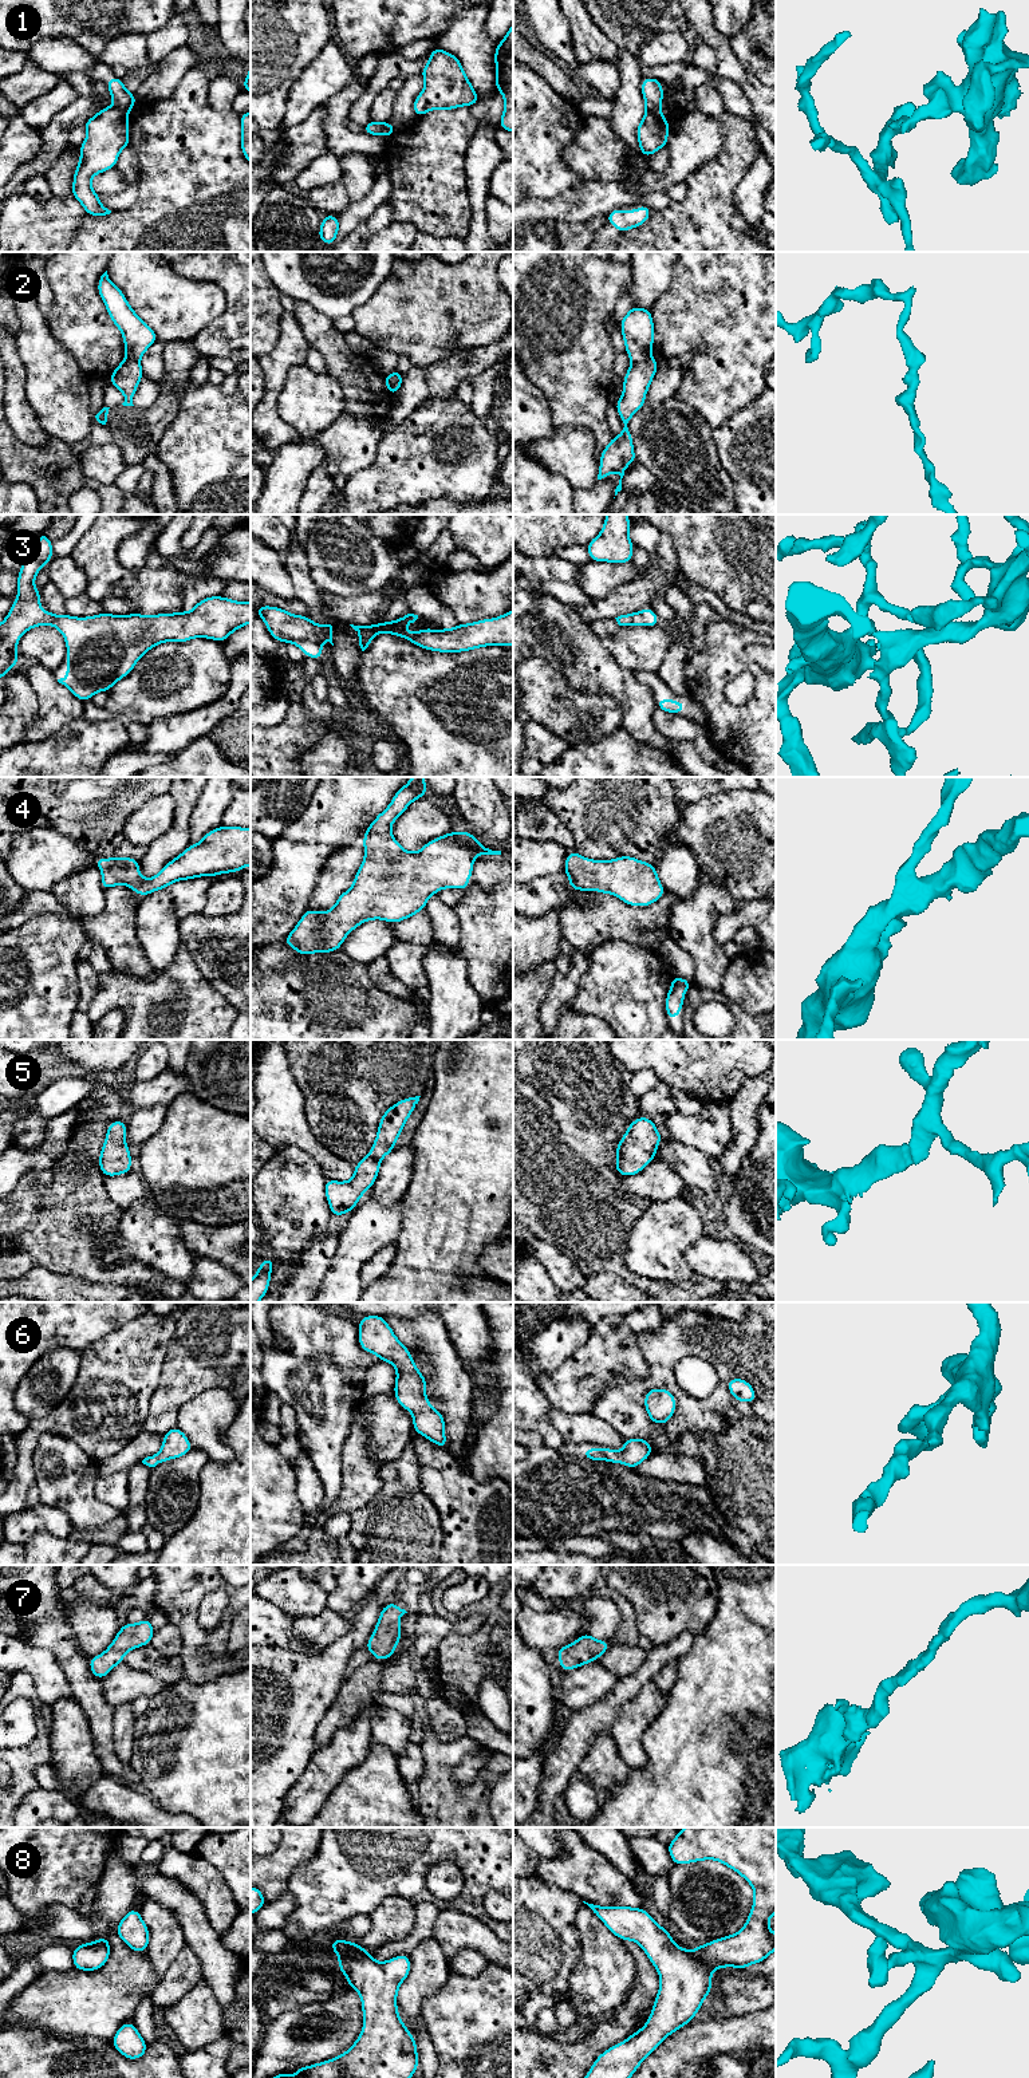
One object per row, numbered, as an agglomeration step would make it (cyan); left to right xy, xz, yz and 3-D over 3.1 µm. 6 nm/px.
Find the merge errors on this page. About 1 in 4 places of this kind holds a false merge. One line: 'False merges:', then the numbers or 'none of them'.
False merges: 1, 2

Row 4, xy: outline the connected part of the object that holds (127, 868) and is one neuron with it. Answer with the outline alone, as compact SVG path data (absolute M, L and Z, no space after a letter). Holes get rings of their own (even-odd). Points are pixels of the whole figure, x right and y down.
M221 825L208 832L198 844L189 845L151 879L139 875L139 861L133 857L95 857L94 863L102 871L105 891L125 884L146 896L177 880L240 872L251 865L251 828Z

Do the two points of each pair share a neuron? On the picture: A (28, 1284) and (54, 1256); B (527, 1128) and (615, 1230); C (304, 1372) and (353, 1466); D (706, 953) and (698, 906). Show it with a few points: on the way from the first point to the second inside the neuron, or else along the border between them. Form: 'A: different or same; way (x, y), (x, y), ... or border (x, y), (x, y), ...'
A: different; border (35, 1265), (74, 1276)
B: same; way (544, 1154), (550, 1164), (590, 1205)
C: different; border (351, 1415), (350, 1434), (342, 1450), (340, 1477)
D: same; way (705, 941), (705, 934), (698, 927), (698, 918)

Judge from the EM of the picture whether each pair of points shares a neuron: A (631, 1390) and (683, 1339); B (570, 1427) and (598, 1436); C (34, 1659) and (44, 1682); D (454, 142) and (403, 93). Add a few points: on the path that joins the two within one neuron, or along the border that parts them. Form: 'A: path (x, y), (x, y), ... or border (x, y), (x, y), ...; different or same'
A: path (646, 1384), (661, 1369), (661, 1361), (669, 1353); same
B: path (576, 1428), (591, 1430); same
C: path (39, 1664), (44, 1670), (44, 1676); same
D: border (417, 117), (409, 125), (397, 130); different

